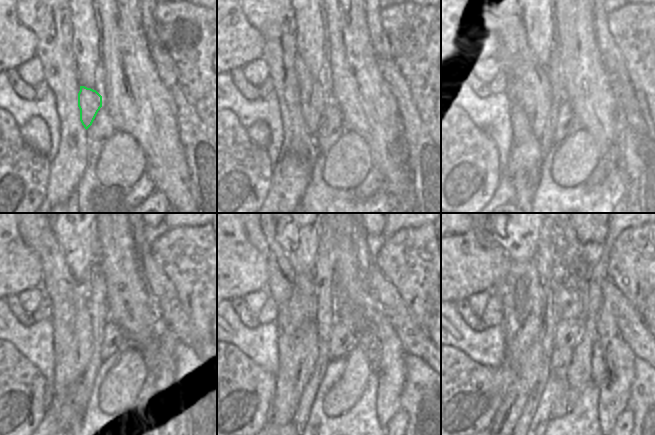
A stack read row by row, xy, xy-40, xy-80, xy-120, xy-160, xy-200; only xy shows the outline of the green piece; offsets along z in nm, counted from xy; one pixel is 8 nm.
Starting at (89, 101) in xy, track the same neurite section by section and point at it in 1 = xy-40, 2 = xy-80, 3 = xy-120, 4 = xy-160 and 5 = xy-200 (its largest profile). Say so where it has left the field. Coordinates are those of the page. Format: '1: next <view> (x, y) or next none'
1: next xy-40 (313, 99)
2: next xy-80 (528, 118)
3: next xy-120 (73, 347)
4: next xy-160 (298, 348)
5: next xy-200 (558, 244)

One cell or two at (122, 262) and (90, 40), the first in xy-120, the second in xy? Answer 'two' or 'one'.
two

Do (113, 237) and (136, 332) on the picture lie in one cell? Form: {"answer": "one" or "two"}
{"answer": "one"}

